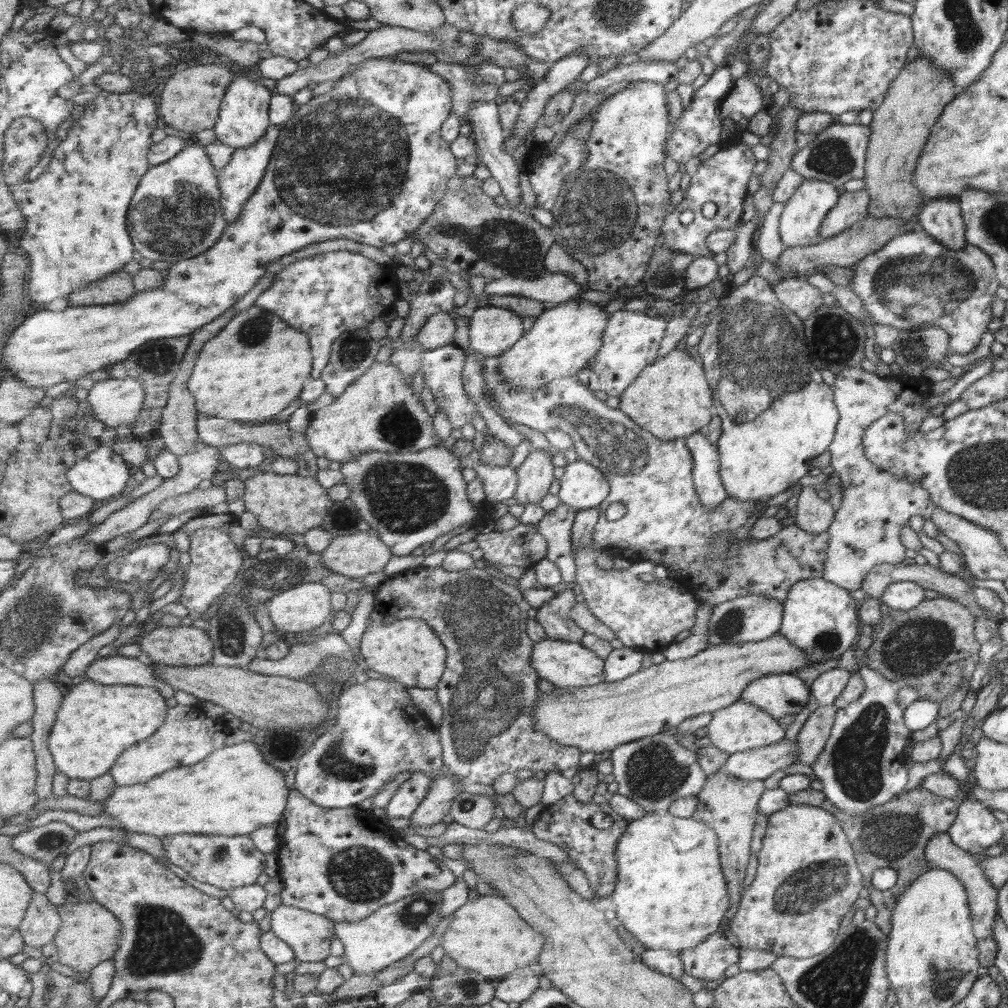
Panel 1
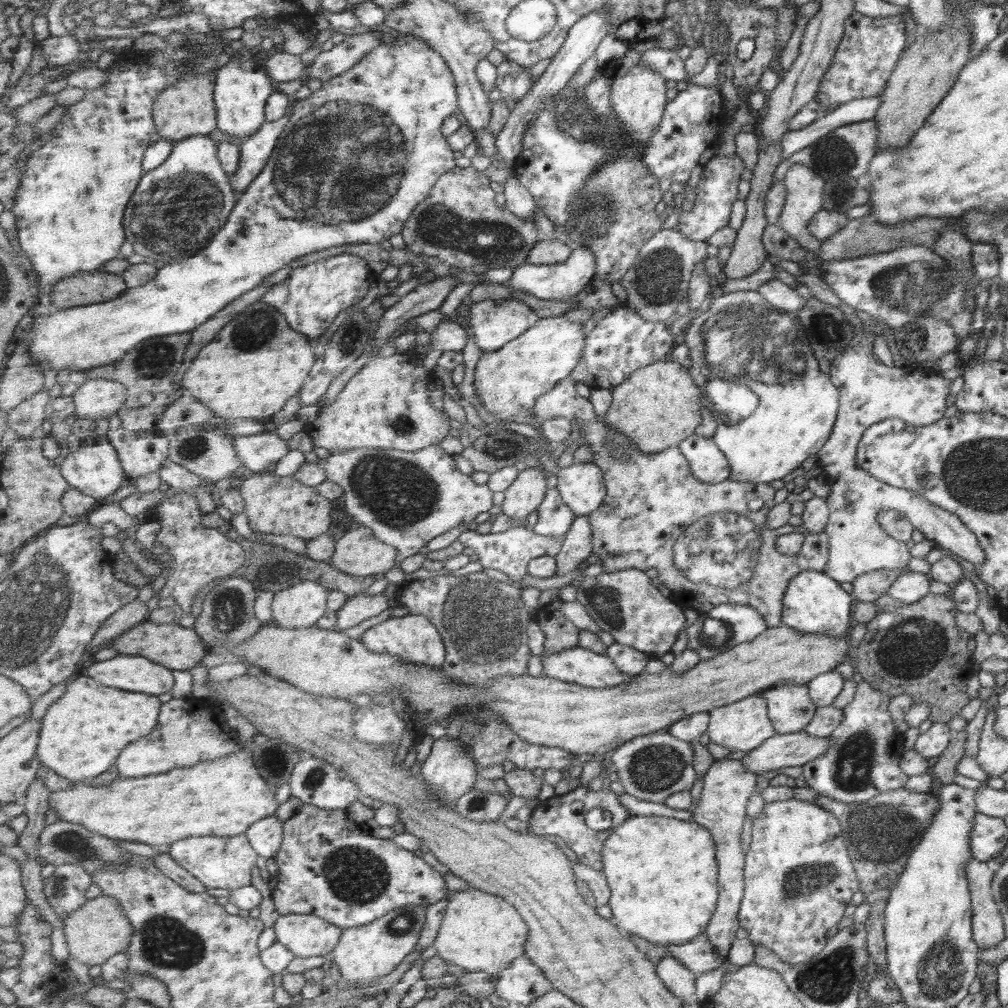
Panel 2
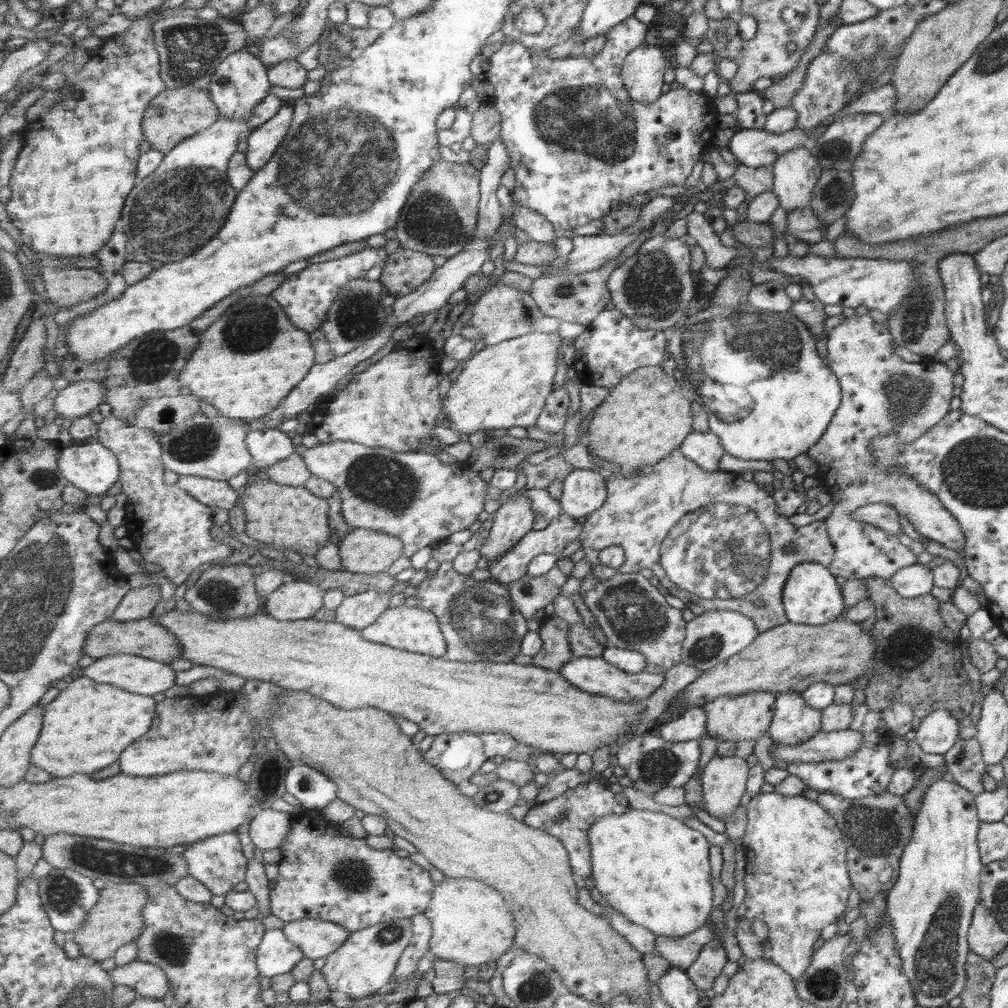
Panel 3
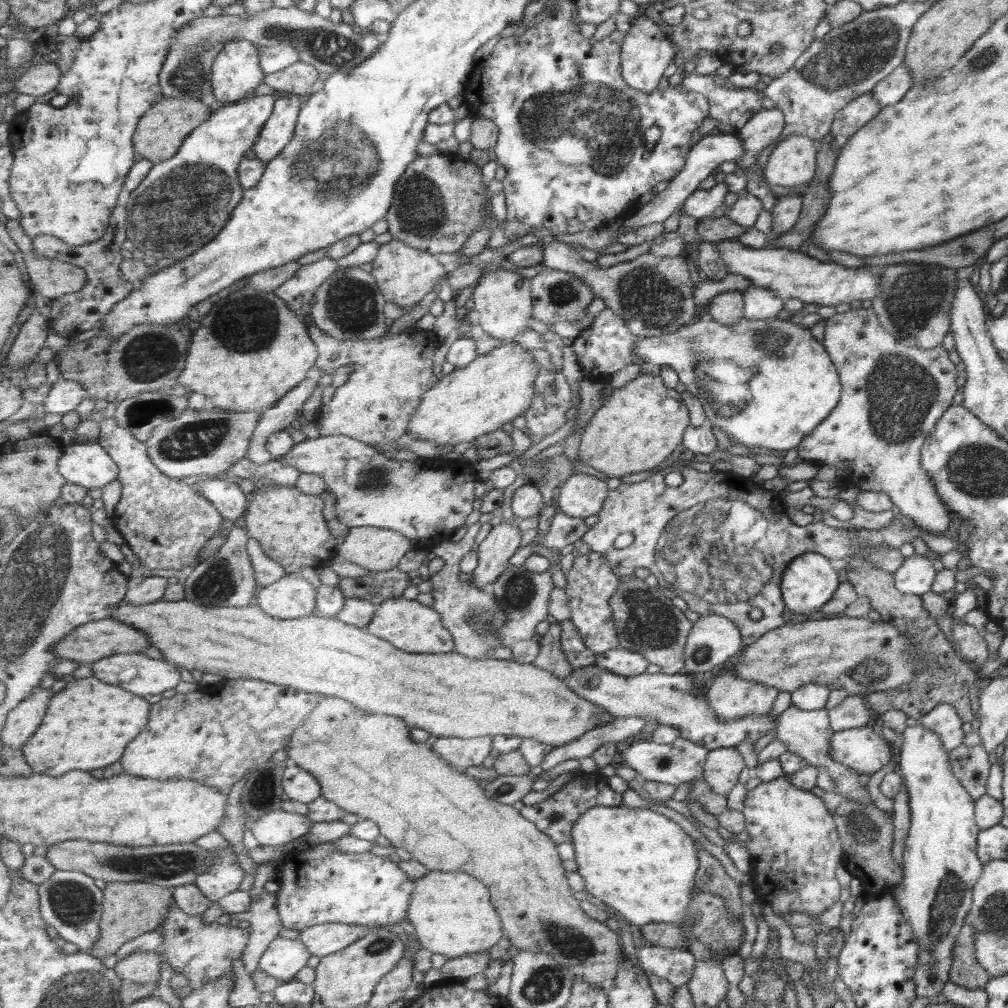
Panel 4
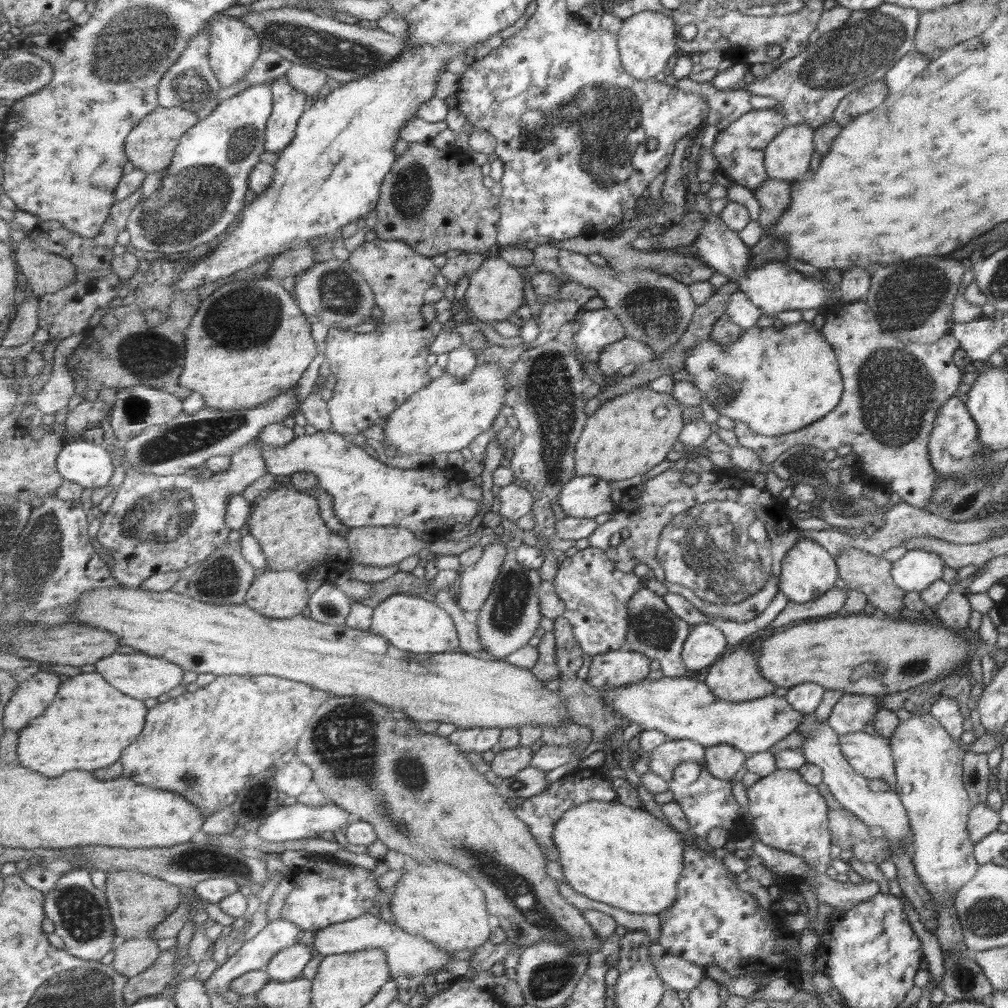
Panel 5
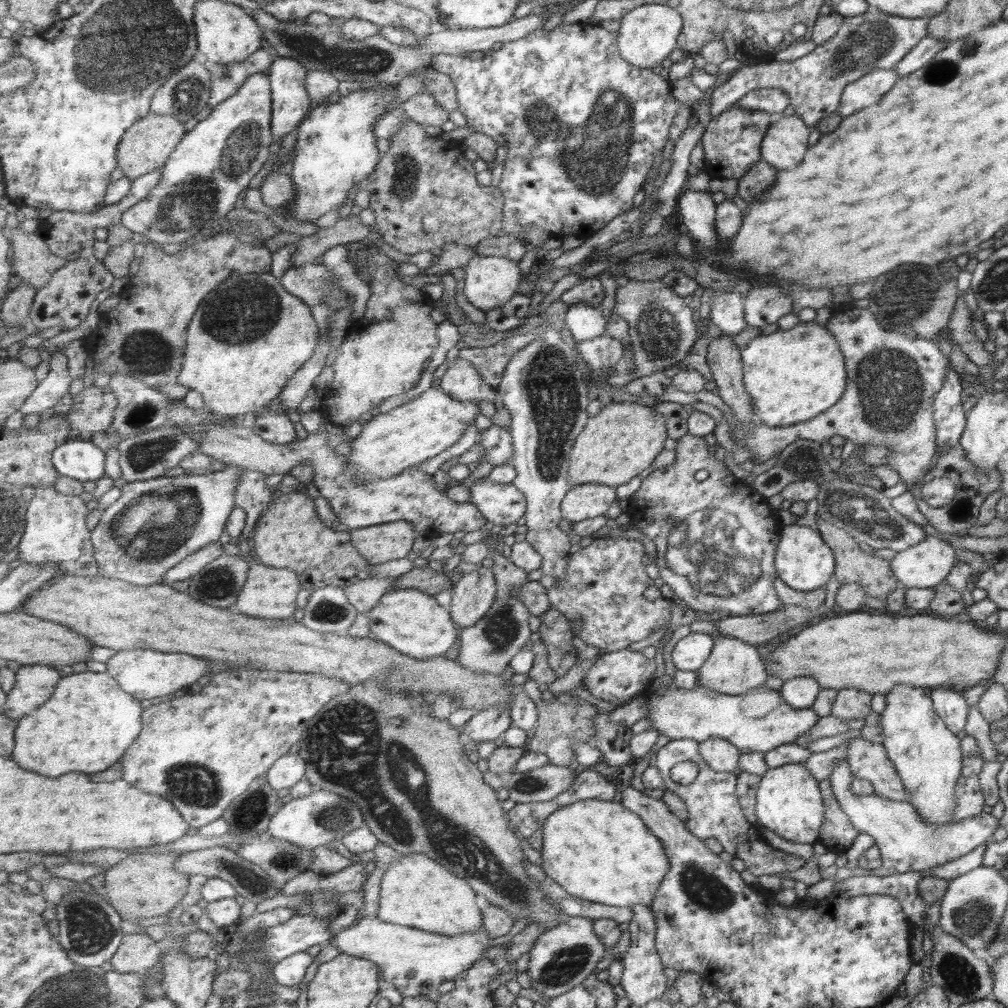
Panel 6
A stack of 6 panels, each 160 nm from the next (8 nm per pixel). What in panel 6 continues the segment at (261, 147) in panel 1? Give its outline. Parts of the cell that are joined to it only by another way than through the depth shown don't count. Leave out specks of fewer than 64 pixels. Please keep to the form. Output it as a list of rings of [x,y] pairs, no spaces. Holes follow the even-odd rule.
[[[276,56],[269,68],[272,81],[272,131],[274,138],[287,136],[311,110],[312,97],[306,80],[308,68],[291,57]]]

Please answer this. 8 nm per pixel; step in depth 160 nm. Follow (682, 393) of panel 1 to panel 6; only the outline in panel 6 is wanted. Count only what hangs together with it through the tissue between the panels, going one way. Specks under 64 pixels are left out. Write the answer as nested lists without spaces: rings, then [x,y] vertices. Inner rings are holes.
[[[615,402],[603,407],[592,416],[574,444],[570,456],[570,484],[607,484],[617,487],[627,484],[647,470],[663,452],[667,436],[665,416],[636,402]]]

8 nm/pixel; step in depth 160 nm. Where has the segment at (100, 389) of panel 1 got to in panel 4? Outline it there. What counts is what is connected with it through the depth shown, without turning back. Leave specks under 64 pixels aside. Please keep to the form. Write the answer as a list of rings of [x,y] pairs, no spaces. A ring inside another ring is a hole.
[[[60,378],[52,387],[51,393],[44,398],[42,405],[44,412],[61,416],[73,412],[85,398],[89,398],[85,385]]]

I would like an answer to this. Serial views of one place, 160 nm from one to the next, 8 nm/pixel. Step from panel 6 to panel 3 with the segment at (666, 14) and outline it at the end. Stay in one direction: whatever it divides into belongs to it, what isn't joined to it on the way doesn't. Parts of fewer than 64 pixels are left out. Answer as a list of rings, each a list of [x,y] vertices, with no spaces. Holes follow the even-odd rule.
[[[641,44],[627,55],[621,76],[633,100],[652,103],[660,99],[667,62],[658,44]]]

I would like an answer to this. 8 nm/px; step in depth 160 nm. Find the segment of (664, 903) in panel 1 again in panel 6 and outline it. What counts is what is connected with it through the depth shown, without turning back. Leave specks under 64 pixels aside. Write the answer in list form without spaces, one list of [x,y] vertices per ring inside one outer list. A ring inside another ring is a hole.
[[[593,799],[569,804],[553,811],[545,820],[543,832],[543,871],[573,896],[591,902],[631,908],[636,904],[651,906],[658,888],[671,870],[664,844],[636,812],[621,803]]]

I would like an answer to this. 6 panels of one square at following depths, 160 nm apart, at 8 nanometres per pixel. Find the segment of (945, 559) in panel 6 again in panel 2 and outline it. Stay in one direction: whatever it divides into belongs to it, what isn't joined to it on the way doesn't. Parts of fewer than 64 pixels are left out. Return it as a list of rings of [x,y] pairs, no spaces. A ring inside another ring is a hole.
[[[907,571],[896,576],[885,592],[893,597],[893,600],[913,604],[928,593],[928,586],[929,580],[923,573]]]

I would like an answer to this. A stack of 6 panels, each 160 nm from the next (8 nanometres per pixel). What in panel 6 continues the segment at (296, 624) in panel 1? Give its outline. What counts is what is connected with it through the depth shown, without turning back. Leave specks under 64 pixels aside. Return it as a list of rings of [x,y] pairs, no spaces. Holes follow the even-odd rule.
[[[253,555],[249,557],[249,564],[247,582],[234,608],[243,614],[263,619],[292,617],[297,610],[297,594],[302,588],[300,576],[290,568],[275,568],[263,564]]]

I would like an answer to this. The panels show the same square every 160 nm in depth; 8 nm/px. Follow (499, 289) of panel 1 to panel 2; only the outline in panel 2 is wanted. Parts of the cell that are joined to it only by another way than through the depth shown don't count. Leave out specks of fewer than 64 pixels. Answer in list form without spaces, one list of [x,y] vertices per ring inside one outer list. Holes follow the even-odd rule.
[[[587,246],[575,248],[571,258],[565,264],[533,265],[529,263],[519,266],[518,269],[514,270],[505,285],[511,291],[519,290],[534,295],[541,300],[572,301],[573,297],[583,292],[585,286],[592,282],[593,277],[595,277],[595,271],[597,271],[595,262],[595,254]]]

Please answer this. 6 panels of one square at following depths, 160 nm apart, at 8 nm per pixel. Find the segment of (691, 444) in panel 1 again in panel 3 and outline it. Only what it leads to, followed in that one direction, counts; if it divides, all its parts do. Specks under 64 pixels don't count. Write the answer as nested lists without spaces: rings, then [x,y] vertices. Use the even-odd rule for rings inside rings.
[[[691,431],[680,448],[682,453],[696,462],[707,472],[717,471],[719,458],[724,450],[715,434],[710,432]]]

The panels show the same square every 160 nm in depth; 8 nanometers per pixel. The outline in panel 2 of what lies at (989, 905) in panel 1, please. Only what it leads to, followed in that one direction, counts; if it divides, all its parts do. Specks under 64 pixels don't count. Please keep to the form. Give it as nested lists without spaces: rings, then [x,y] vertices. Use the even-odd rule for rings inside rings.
[[[971,858],[963,869],[970,892],[970,927],[979,951],[995,946],[1004,937],[1002,918],[993,902],[990,884],[993,872],[986,864]]]

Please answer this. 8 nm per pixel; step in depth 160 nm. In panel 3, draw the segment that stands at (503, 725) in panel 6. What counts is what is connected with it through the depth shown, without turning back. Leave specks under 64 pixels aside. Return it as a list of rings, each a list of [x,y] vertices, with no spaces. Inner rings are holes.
[[[444,733],[434,738],[430,749],[424,754],[425,762],[433,764],[449,782],[455,786],[463,780],[469,781],[472,776],[481,772],[481,766],[490,760],[483,750],[483,740],[472,733]]]

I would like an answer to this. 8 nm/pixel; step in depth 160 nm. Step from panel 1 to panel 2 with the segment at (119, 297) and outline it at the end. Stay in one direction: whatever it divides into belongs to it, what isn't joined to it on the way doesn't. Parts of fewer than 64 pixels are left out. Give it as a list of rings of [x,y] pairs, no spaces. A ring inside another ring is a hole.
[[[97,270],[95,272],[77,272],[75,276],[69,276],[55,284],[55,292],[51,294],[53,309],[66,310],[82,305],[99,304],[109,302],[115,297],[128,291],[129,286],[125,283],[124,277],[111,272]]]

